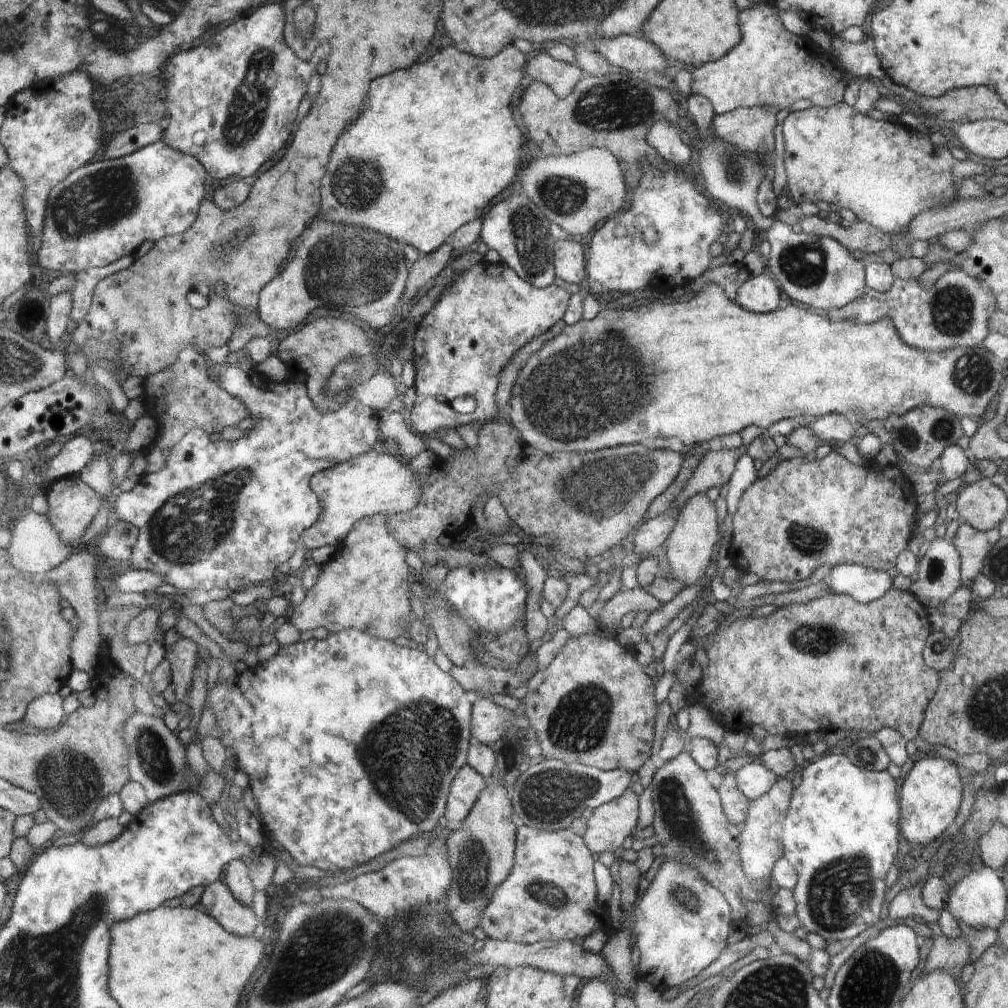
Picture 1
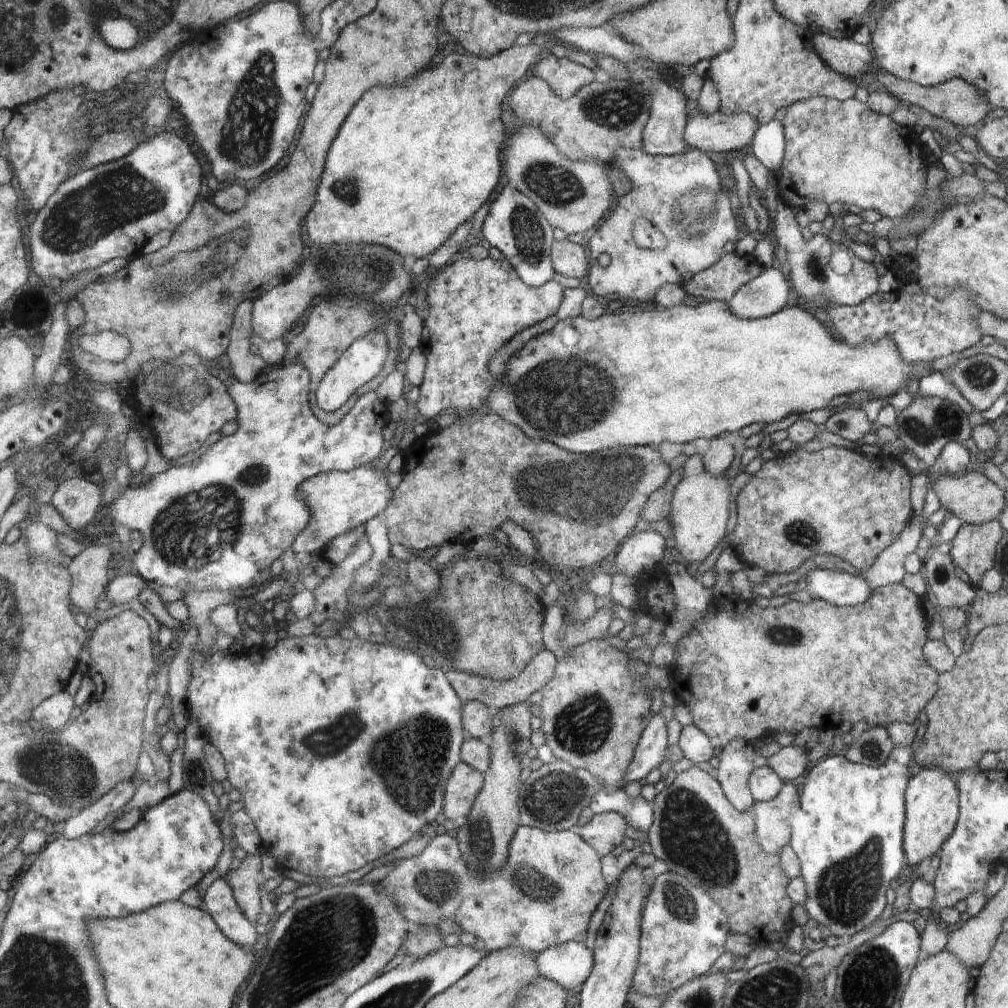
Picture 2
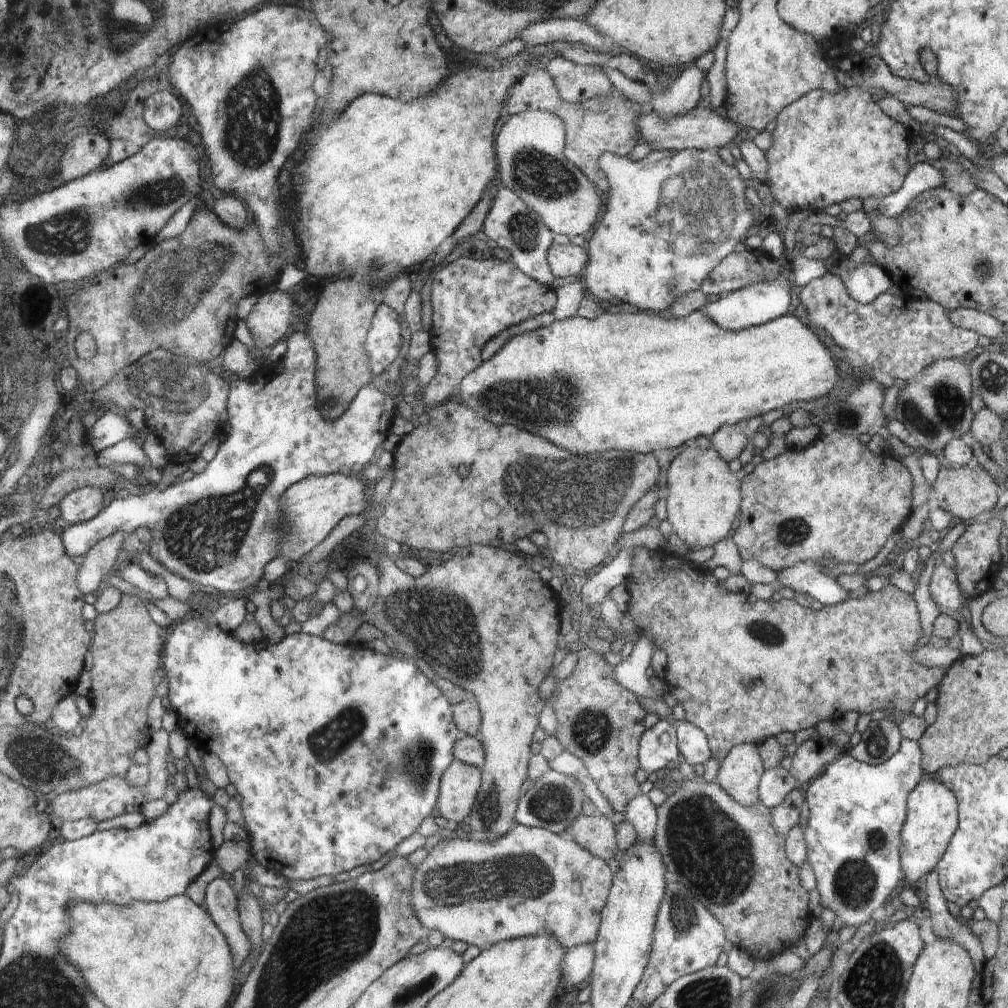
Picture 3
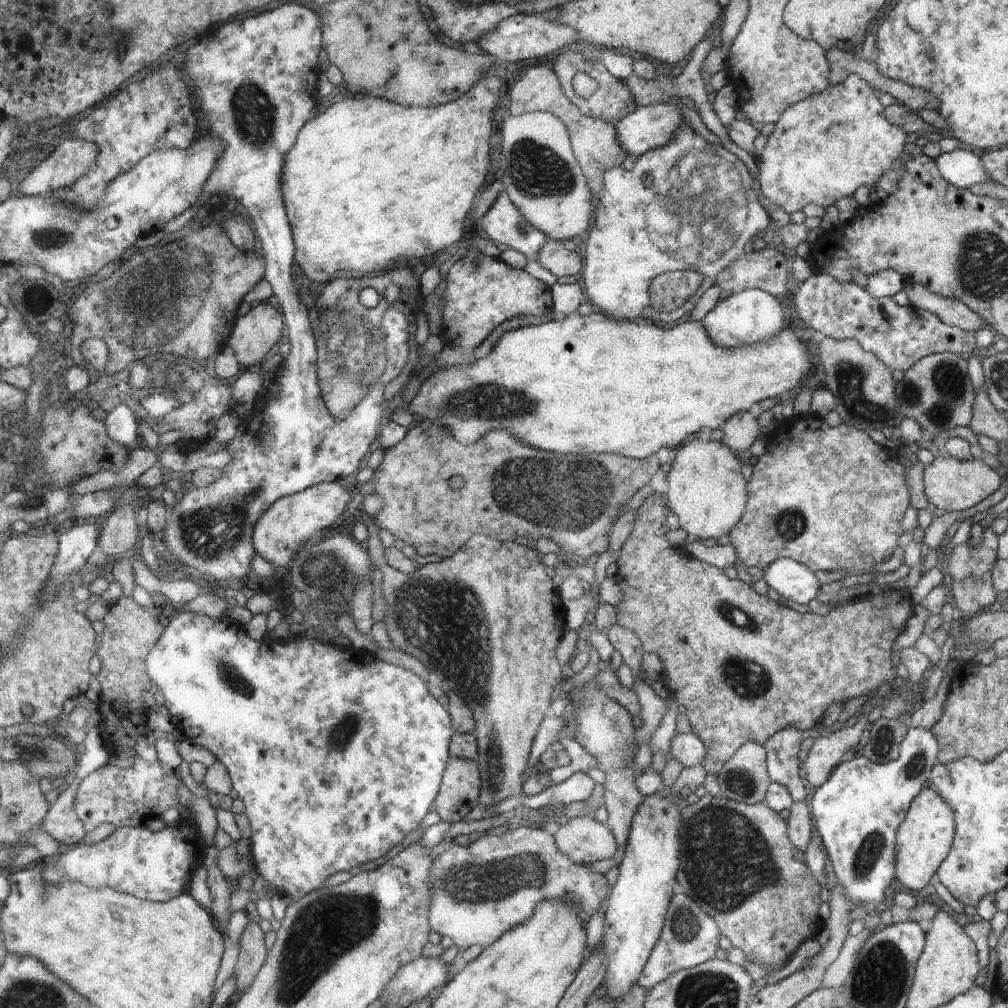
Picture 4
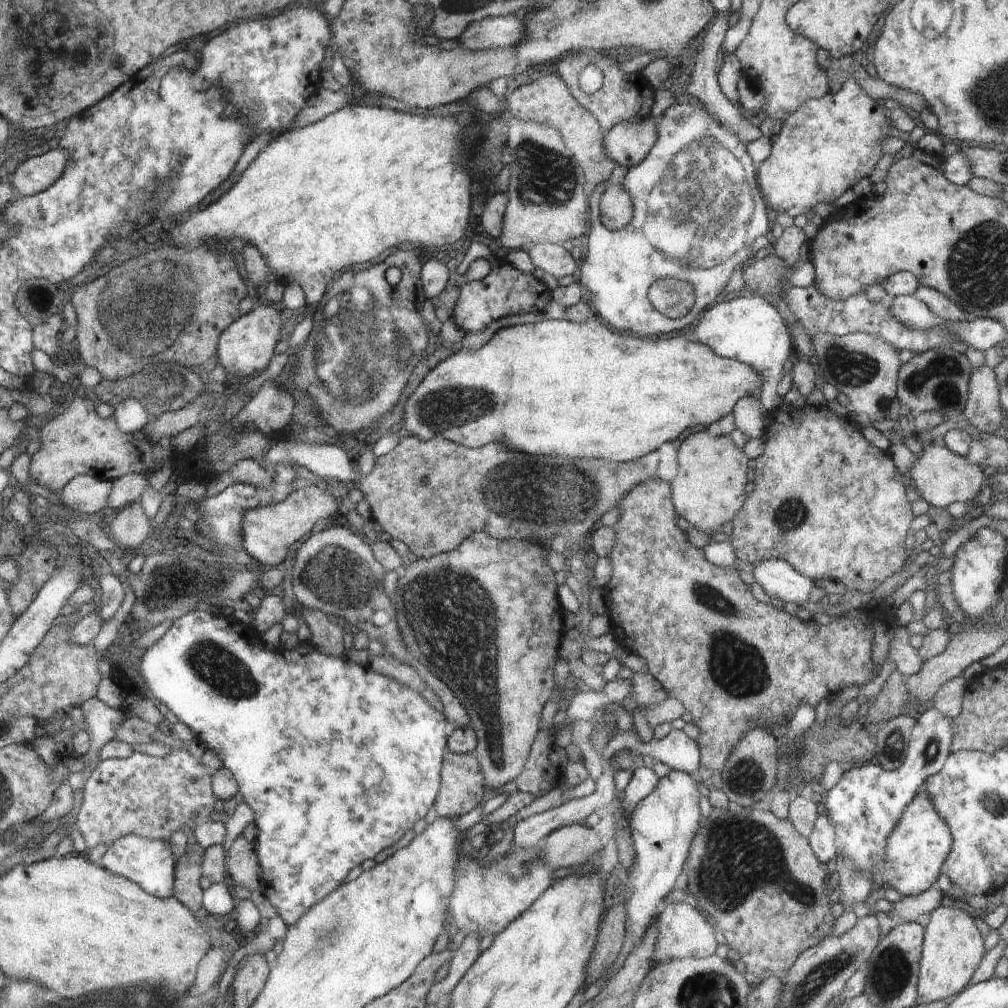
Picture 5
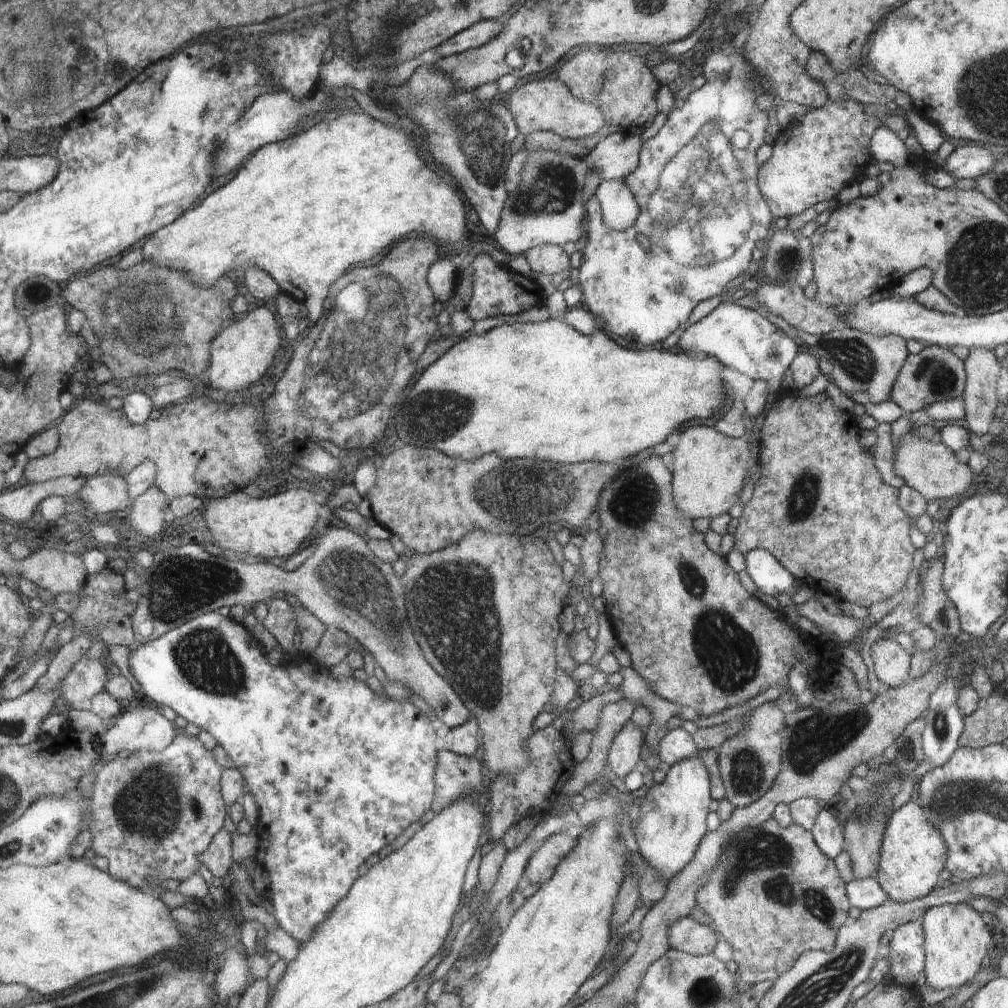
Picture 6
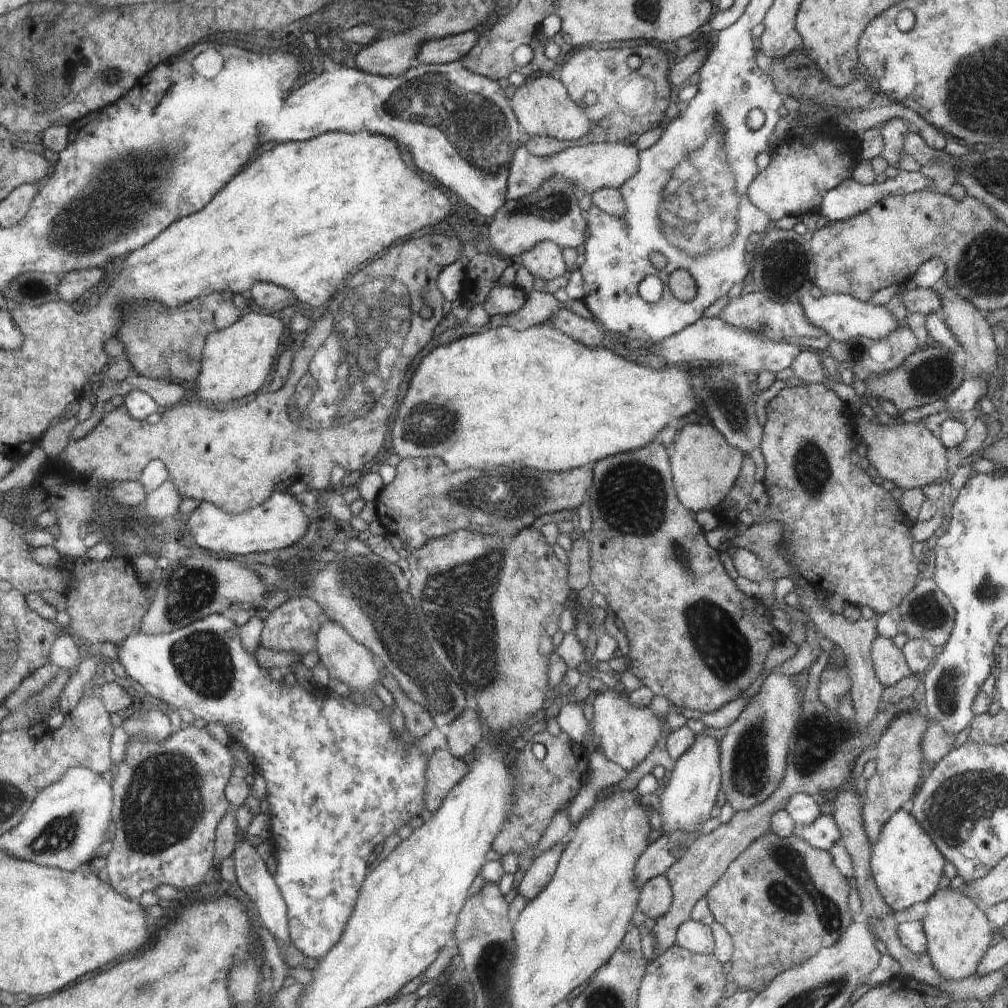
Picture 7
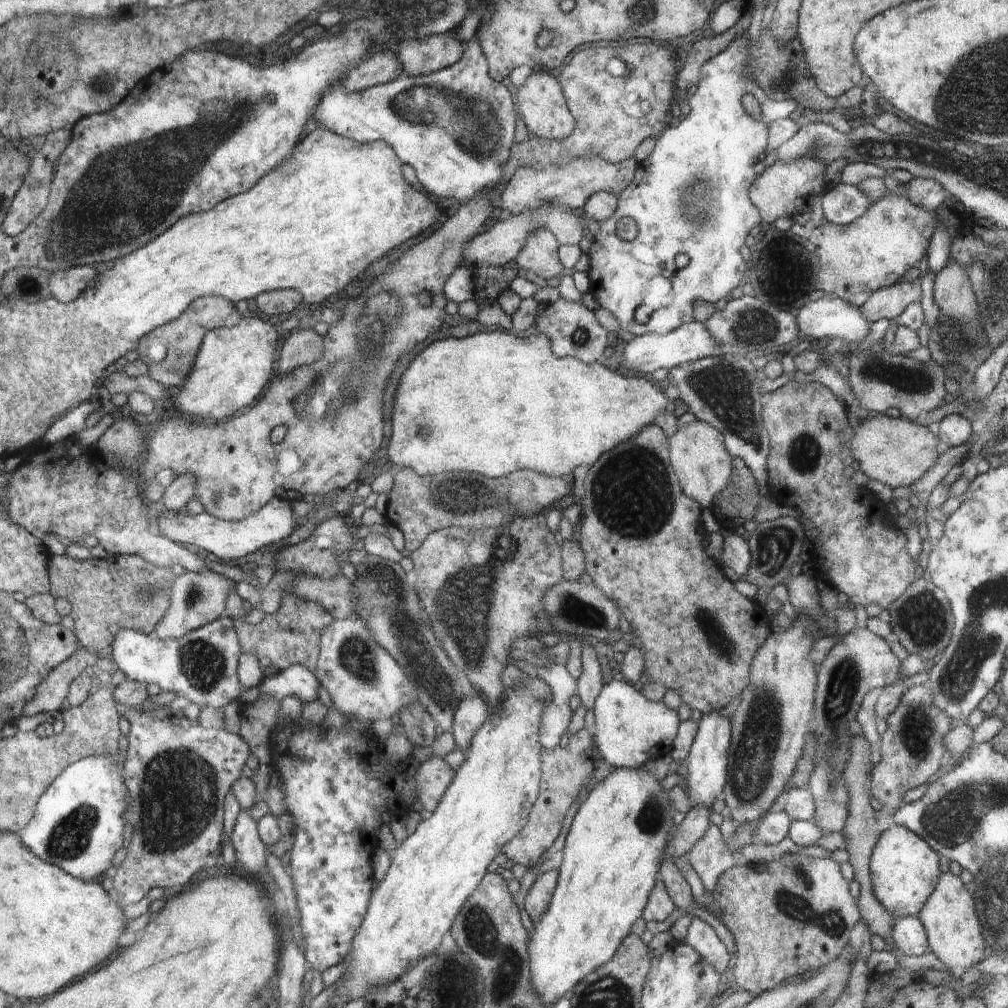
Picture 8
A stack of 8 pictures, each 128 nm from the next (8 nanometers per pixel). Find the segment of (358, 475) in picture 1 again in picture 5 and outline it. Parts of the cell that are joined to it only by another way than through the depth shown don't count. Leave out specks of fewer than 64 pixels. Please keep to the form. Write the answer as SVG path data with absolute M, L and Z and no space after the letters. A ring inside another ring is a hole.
M302 483L284 501L250 509L245 514L245 520L243 514L241 532L244 534L244 546L242 548L256 564L262 563L266 566L280 564L286 558L286 552L294 542L298 542L304 534L308 534L312 528L315 528L318 520L324 520L324 516L328 520L328 516L332 516L336 512L337 495L338 493L333 490Z

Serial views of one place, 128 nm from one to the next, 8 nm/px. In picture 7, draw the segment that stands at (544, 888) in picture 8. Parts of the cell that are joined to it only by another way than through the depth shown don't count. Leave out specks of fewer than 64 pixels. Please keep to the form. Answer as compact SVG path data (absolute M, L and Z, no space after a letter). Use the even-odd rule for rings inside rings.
M561 843L558 847L541 854L532 860L533 863L526 872L521 873L522 880L518 890L526 902L536 898L541 893L541 889L544 889L548 882L552 880L563 848L564 844Z

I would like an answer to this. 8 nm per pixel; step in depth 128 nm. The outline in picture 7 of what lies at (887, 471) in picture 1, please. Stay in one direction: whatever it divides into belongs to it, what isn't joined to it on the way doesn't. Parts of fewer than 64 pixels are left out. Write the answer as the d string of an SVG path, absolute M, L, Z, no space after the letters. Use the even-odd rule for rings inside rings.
M826 383L811 385L784 387L776 397L770 399L766 405L765 437L761 442L761 453L766 463L765 474L762 483L766 486L772 503L768 512L767 520L780 521L785 528L785 537L789 540L789 551L791 561L796 565L800 576L804 577L809 586L812 586L819 593L828 592L831 595L838 593L844 600L853 603L857 607L870 606L876 614L888 613L895 606L899 606L905 596L910 593L910 588L918 582L918 560L912 556L912 534L910 524L906 522L908 516L901 509L896 499L897 492L884 490L882 486L876 486L864 469L852 466L848 458L850 450L850 430L852 430L852 414L846 408L846 404L826 388Z

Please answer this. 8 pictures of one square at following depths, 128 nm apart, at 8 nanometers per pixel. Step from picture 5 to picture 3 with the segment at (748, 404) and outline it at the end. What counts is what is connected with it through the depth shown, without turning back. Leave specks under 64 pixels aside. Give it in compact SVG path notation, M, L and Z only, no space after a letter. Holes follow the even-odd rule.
M741 424L724 425L710 438L712 446L721 454L726 462L738 458L740 453L748 446L751 437Z

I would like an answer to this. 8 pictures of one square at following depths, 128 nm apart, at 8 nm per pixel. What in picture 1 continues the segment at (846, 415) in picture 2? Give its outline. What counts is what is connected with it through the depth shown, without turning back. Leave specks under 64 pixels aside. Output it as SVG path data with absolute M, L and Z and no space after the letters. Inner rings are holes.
M838 413L819 417L818 420L804 427L810 427L822 444L831 440L835 440L837 444L848 442L856 431L852 420L846 415L839 415Z

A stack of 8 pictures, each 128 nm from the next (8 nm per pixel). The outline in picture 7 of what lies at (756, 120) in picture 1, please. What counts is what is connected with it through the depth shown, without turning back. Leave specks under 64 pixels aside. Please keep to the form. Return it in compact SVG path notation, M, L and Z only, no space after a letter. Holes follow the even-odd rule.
M595 143L588 146L578 146L562 150L560 154L550 157L538 157L523 144L517 150L513 160L513 168L507 178L508 200L516 200L528 196L538 190L546 181L554 176L564 177L567 181L581 187L583 196L591 195L596 190L604 188L619 189L640 168L640 152L634 145L620 143Z

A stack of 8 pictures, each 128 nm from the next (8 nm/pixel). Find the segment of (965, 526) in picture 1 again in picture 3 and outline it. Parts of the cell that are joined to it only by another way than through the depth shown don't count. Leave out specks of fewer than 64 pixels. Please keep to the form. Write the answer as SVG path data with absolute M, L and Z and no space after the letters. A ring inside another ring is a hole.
M993 514L992 519L987 522L969 522L966 531L958 537L954 545L951 547L955 568L952 570L957 576L957 583L966 600L964 606L968 606L968 600L984 594L994 588L994 583L1000 577L999 573L1002 569L1001 552L999 549L999 536L1004 527L1001 518Z

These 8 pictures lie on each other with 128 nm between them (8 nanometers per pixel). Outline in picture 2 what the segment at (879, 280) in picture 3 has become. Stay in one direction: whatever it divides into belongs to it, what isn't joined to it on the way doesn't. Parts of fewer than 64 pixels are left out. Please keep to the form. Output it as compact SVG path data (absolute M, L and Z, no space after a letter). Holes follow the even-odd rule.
M777 196L776 210L771 213L771 234L788 254L787 261L780 265L791 278L794 290L808 301L826 299L842 305L858 305L879 292L879 276L882 268L866 263L856 257L847 244L831 242L825 234L806 239L795 218L796 208L782 202Z

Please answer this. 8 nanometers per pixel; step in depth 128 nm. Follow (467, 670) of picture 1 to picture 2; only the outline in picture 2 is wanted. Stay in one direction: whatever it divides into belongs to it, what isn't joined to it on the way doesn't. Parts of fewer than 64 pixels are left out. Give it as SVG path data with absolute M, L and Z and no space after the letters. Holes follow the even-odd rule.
M544 650L539 652L537 655L534 655L534 658L524 667L524 670L521 670L520 674L511 681L484 678L478 675L465 673L464 671L454 671L452 669L448 670L447 678L452 686L454 686L462 702L480 701L487 706L490 712L495 714L500 708L526 701L530 694L541 691L547 682L554 676L557 665L556 659L557 657L552 651Z

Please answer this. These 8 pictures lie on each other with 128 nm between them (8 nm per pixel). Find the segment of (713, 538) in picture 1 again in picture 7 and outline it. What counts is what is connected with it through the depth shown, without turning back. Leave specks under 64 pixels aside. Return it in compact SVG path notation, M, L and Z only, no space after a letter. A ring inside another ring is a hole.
M688 423L671 446L674 486L677 497L694 513L714 511L717 504L730 492L740 474L744 454L732 446L713 424Z

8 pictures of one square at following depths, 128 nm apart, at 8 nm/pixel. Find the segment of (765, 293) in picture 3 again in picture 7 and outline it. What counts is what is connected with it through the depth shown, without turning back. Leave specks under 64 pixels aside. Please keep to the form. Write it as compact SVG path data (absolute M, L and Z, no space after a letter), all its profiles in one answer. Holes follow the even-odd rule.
M720 316L701 318L700 321L686 326L680 333L673 334L656 345L651 344L650 351L660 356L659 360L664 365L673 368L726 364L745 372L757 370L760 374L763 370L771 370L776 374L793 364L800 348L794 348L794 344L784 344L784 340L772 341L760 335L750 335L749 331L742 331L740 327L735 327Z

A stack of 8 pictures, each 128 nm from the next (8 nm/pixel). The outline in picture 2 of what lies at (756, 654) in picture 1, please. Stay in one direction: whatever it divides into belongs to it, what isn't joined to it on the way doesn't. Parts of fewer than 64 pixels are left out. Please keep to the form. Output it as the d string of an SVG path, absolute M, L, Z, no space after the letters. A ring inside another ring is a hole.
M902 583L885 585L876 588L866 603L857 606L835 606L821 599L814 599L811 604L788 602L778 608L769 607L764 602L746 602L731 597L720 602L714 602L706 614L698 620L698 624L692 628L686 636L682 636L675 645L675 657L671 659L671 680L676 682L674 692L680 703L690 705L692 709L693 724L702 732L705 732L713 740L714 748L721 745L728 746L734 739L746 739L754 744L762 744L763 739L776 734L802 734L805 728L824 728L824 726L836 726L840 722L857 723L866 720L869 726L880 725L887 727L893 722L914 724L916 716L924 708L926 702L930 702L937 695L938 673L934 672L923 656L923 647L928 638L926 632L926 620L920 608L920 600L914 592L904 588Z

